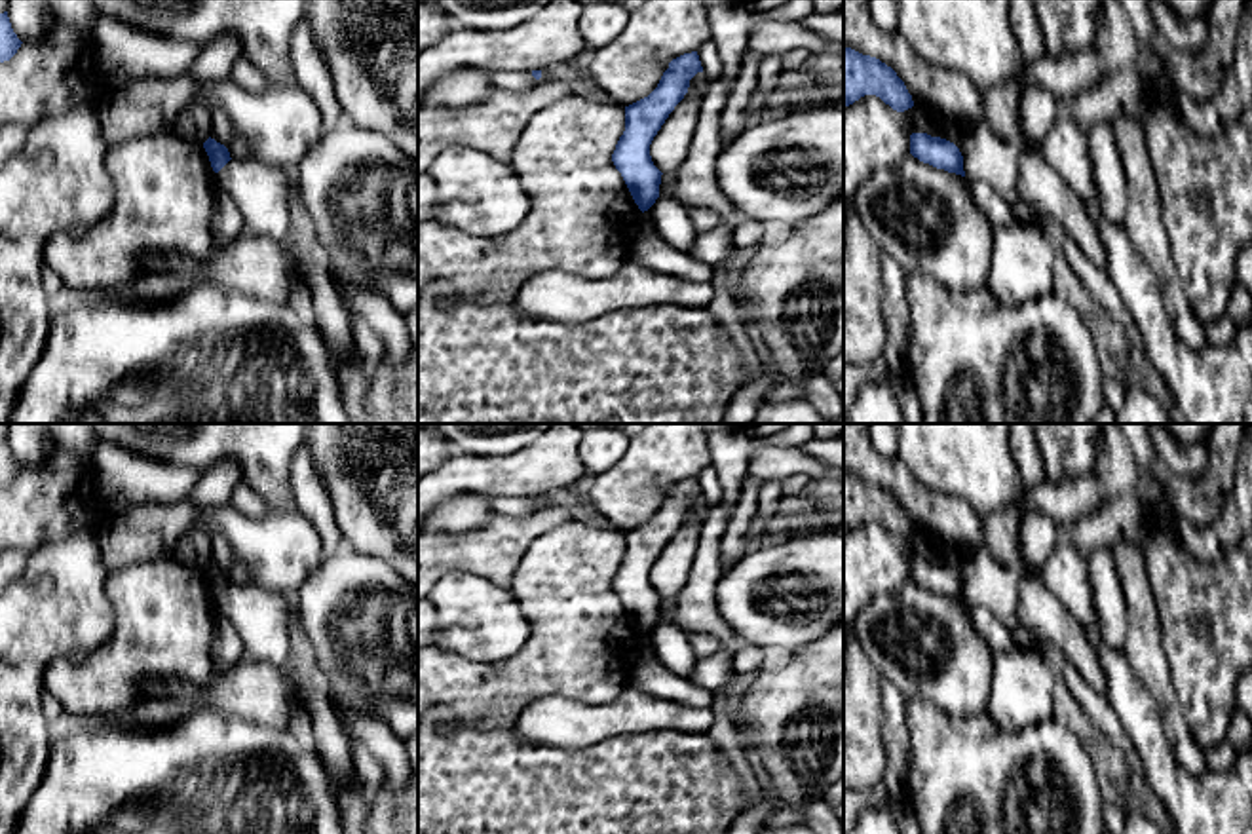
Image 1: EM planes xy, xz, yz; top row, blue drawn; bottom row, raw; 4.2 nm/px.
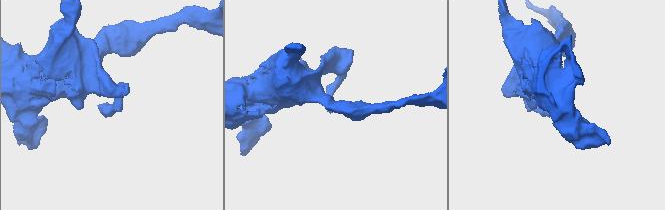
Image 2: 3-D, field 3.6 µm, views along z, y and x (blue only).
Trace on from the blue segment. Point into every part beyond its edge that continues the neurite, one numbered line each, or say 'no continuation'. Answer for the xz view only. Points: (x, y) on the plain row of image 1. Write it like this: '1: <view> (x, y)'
no continuation

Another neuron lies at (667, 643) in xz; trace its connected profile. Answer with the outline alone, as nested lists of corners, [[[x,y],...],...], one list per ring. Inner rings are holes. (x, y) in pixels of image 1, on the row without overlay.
[[[657,623],[655,629],[644,636],[646,650],[671,673],[690,678],[697,657],[693,655],[688,633],[676,623]]]

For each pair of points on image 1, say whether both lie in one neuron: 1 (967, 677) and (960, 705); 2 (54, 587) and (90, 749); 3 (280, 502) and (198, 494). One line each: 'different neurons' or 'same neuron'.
1: same neuron
2: different neurons
3: different neurons

